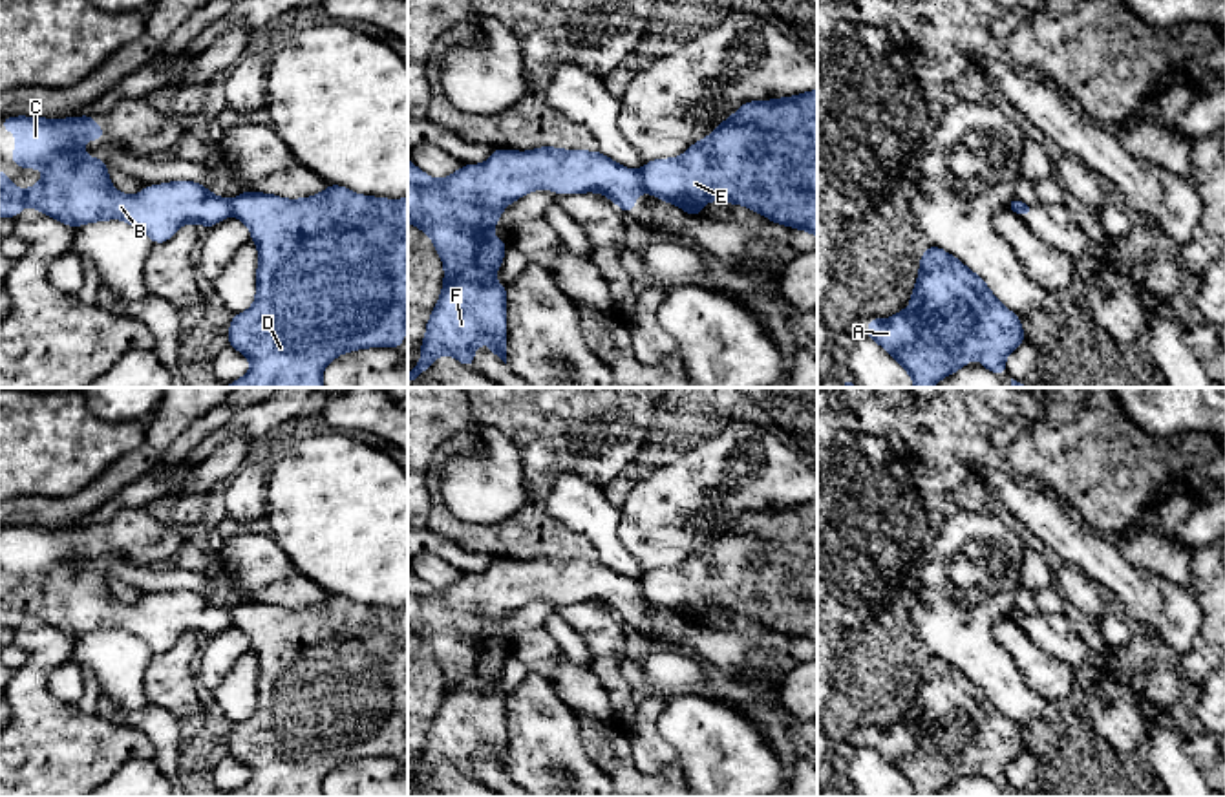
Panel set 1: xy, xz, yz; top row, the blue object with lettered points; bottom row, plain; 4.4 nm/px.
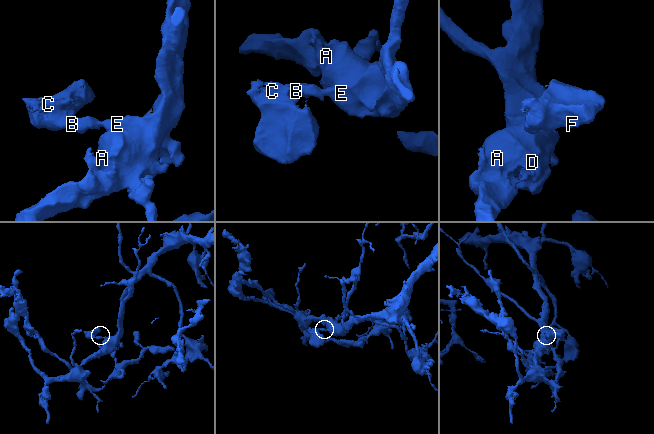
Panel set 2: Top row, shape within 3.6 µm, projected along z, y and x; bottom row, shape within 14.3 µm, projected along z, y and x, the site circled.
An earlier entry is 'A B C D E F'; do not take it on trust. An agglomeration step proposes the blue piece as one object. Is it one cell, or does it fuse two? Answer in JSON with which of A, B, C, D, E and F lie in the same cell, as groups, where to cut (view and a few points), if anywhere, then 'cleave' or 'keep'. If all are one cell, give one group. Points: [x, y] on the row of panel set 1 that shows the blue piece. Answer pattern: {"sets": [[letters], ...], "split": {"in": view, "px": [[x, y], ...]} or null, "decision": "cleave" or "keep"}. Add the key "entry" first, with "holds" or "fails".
{"entry": "fails", "sets": [["A", "D", "E"], ["B", "C", "F"]], "split": {"in": "xz", "px": [[639, 172], [648, 191]]}, "decision": "cleave"}

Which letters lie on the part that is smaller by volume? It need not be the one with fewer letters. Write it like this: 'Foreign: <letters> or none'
Foreign: B, C, F

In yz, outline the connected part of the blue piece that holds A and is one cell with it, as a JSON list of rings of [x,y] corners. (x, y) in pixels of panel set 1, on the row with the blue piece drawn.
[[[936,245],[920,258],[911,307],[889,320],[870,318],[867,336],[912,377],[914,388],[932,388],[971,358],[1004,375],[1006,356],[1026,342],[1017,313],[1004,307],[980,276]]]

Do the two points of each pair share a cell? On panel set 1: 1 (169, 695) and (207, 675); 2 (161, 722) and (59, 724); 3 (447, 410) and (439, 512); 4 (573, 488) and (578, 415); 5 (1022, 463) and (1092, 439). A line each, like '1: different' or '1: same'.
1: different
2: different
3: different
4: different
5: same

